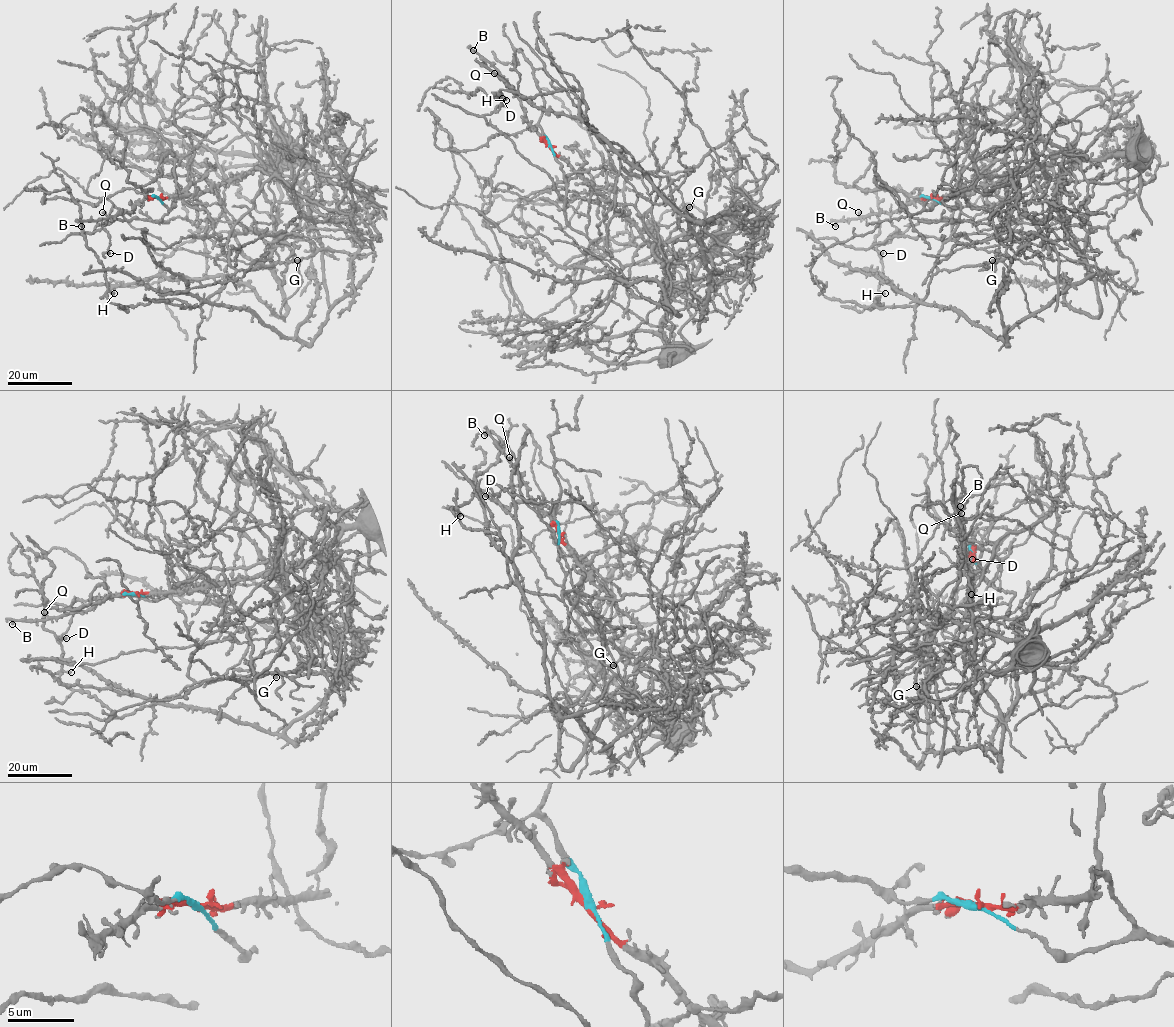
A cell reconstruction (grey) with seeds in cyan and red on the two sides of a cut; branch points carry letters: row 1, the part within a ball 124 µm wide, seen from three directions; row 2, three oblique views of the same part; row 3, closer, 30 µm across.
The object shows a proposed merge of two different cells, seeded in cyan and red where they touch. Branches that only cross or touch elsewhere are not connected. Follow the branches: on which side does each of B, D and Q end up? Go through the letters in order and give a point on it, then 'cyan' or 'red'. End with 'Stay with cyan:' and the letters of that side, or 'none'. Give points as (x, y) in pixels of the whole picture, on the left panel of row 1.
B: place (81, 226); red
D: place (110, 253); cyan
Q: place (102, 212); red
Stay with cyan: D

